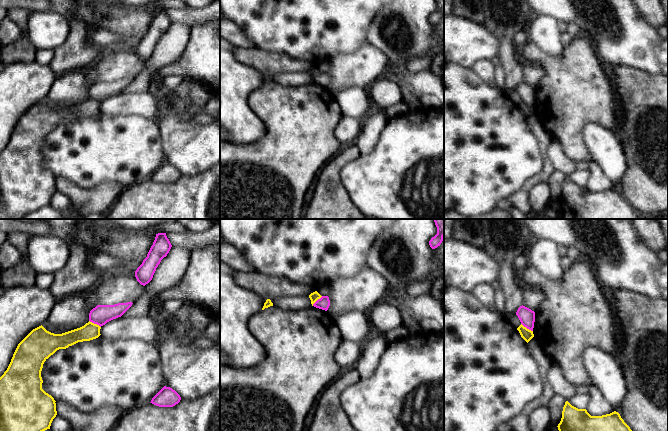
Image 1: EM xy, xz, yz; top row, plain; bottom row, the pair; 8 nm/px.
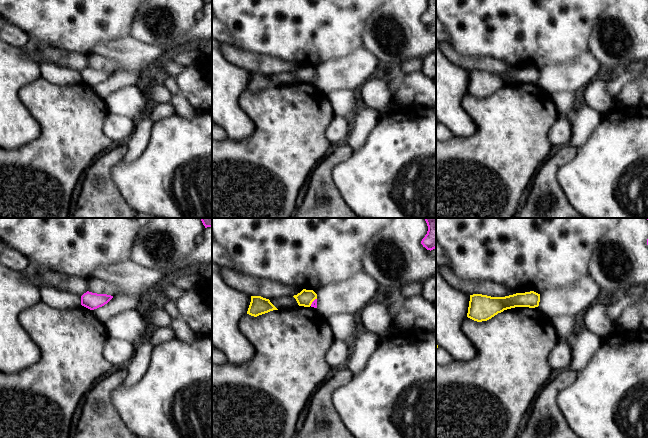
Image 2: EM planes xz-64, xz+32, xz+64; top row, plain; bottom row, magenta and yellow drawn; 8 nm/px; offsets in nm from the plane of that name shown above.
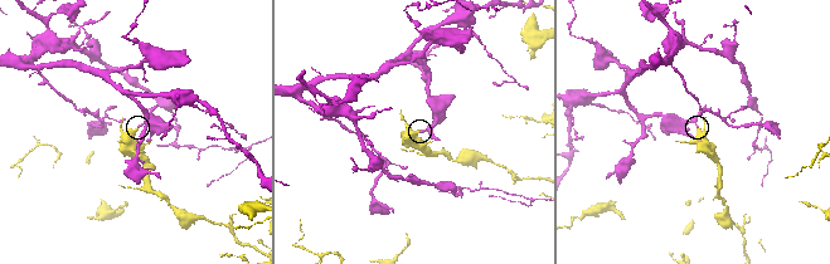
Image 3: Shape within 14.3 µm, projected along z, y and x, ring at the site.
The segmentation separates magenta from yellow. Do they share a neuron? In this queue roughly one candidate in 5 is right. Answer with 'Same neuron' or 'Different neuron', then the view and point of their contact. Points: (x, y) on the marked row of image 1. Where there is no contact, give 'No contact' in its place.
Different neuron. Touches magenta at xy (95, 323)

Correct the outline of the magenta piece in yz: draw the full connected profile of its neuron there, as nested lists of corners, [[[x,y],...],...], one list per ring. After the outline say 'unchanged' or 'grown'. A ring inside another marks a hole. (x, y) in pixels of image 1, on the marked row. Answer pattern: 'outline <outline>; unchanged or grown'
outline [[[520,306],[516,312],[521,324],[526,327],[527,329],[533,331],[534,322],[535,322],[535,312],[531,309]]]; unchanged

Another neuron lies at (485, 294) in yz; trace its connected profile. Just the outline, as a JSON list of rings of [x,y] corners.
[[[481,284],[476,286],[472,294],[474,297],[489,310],[496,311],[495,308],[495,290],[491,284]]]

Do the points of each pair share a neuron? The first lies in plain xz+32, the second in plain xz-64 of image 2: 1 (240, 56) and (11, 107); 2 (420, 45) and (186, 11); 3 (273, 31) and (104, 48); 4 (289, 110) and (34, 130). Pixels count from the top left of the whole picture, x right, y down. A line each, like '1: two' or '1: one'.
1: two
2: one
3: two
4: two

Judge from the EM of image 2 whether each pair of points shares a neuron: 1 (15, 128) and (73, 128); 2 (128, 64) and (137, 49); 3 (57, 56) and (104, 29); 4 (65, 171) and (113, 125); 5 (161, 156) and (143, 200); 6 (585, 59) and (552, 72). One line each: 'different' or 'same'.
1: different
2: same
3: different
4: different
5: same
6: same

